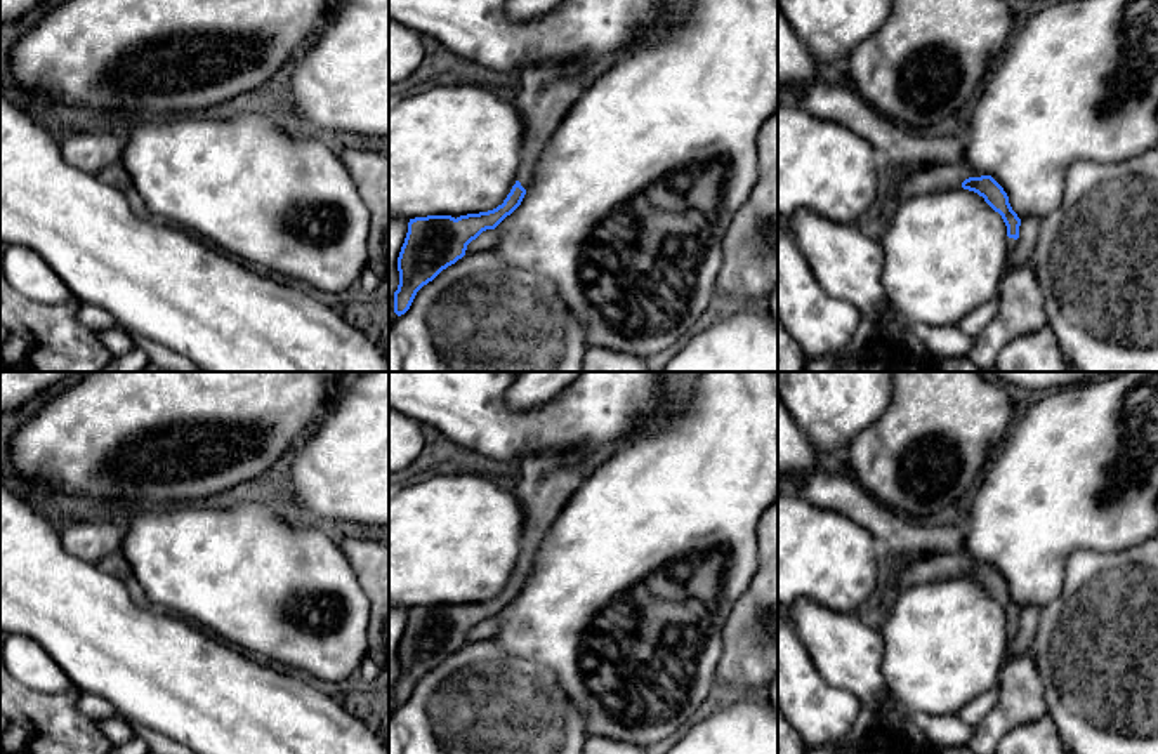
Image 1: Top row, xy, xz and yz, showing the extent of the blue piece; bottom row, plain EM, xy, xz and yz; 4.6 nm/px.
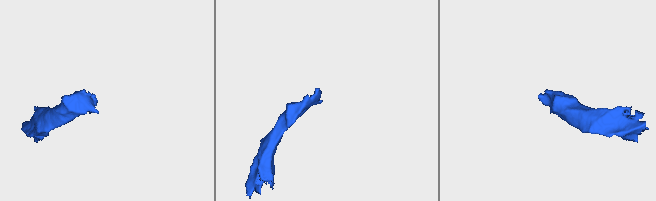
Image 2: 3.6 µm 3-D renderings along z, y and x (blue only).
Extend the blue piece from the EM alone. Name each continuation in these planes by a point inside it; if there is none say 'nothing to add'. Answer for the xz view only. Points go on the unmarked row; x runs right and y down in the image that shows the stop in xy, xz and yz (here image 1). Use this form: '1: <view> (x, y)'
1: xz (546, 482)

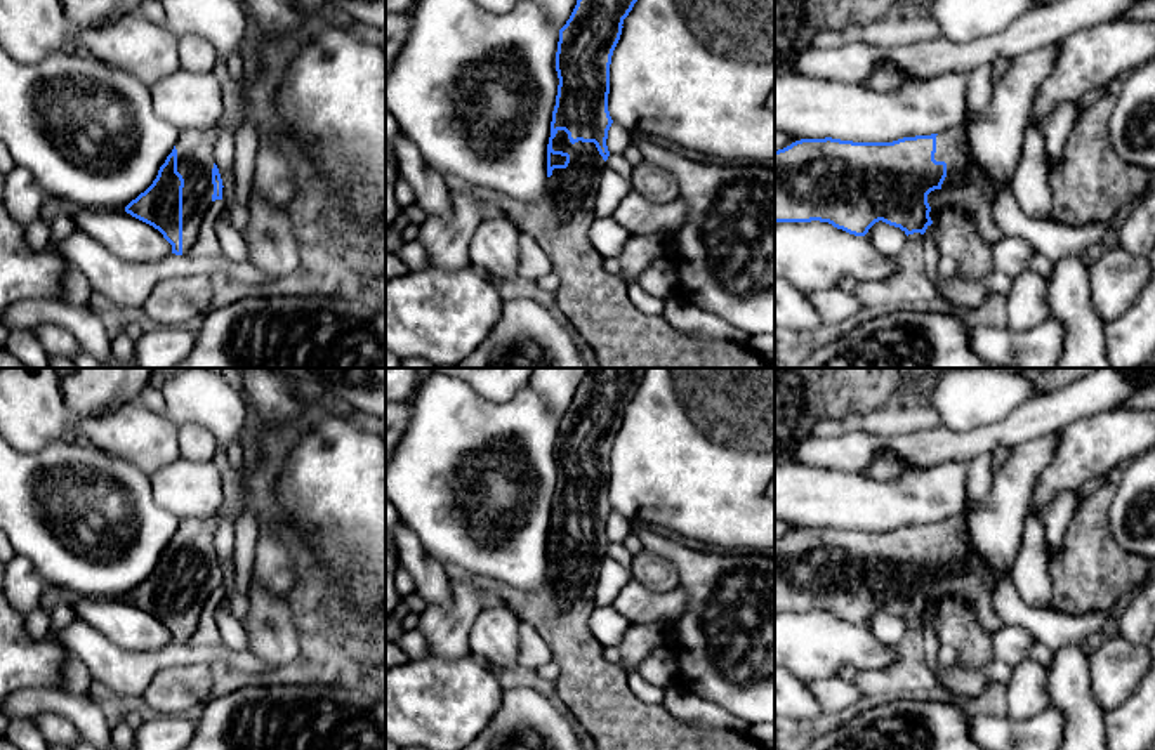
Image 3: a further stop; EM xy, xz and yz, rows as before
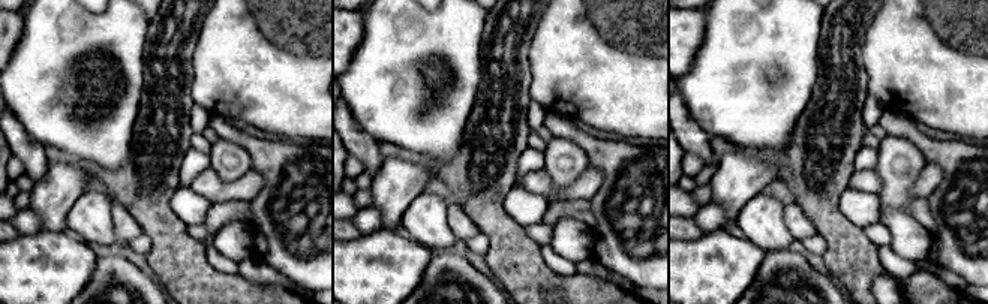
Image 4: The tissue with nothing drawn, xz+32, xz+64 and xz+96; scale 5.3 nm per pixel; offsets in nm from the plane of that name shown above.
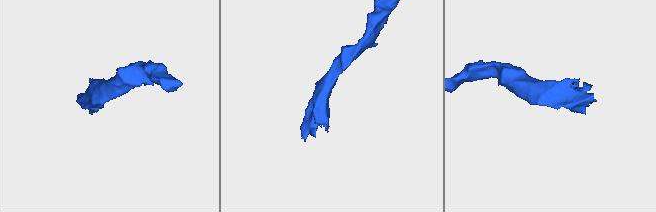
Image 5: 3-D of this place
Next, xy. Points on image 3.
1: xy (195, 537)

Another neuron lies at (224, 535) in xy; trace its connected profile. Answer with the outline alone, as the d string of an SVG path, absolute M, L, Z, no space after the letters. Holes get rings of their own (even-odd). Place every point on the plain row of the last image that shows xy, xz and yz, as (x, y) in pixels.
M224 507L214 516L215 530L215 554L219 561L228 561L234 554L234 516Z

